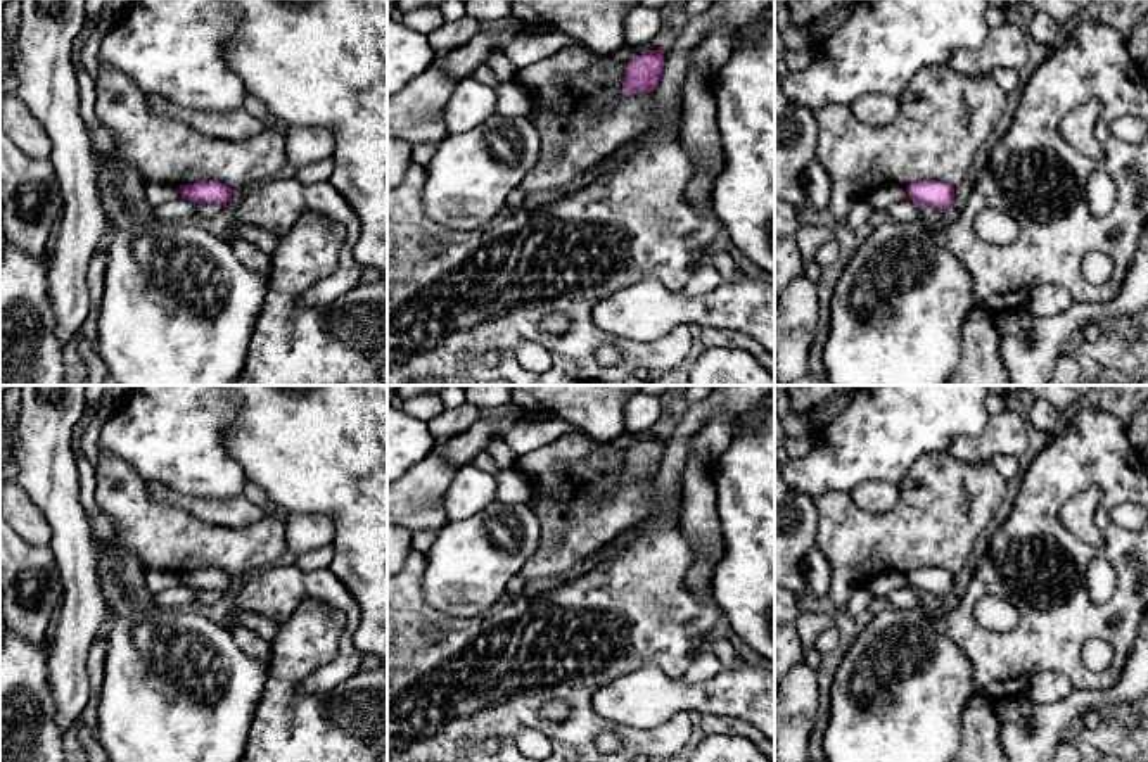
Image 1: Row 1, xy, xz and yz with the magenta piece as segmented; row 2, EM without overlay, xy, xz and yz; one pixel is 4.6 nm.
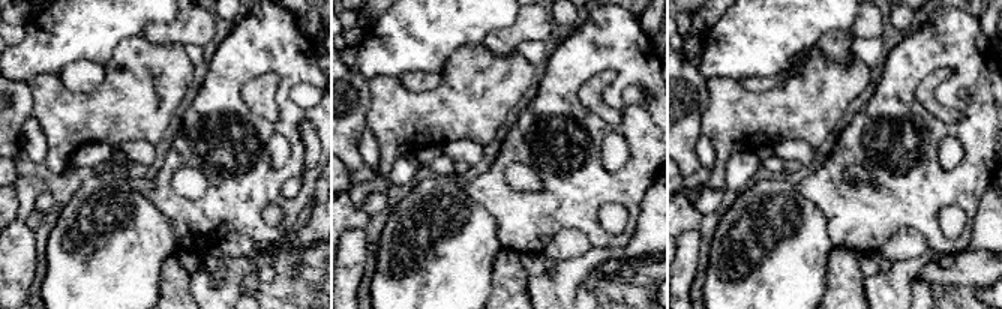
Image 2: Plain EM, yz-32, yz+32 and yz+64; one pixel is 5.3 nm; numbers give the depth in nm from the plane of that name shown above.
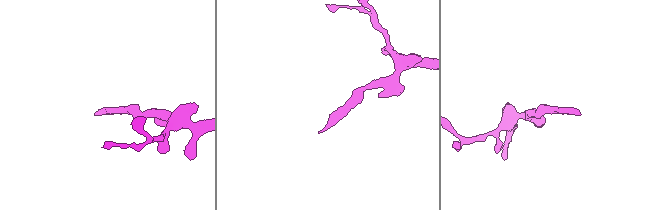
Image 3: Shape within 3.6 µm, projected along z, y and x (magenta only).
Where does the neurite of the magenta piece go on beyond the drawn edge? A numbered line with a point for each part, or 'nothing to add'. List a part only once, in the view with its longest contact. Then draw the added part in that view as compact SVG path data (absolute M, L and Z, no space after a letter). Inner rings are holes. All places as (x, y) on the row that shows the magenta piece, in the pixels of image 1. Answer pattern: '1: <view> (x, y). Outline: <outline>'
nothing to add

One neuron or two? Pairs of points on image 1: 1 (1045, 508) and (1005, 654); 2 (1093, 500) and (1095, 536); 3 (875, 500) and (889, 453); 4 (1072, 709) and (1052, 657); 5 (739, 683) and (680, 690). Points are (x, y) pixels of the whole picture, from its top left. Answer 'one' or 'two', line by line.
1: one
2: one
3: two
4: two
5: one

